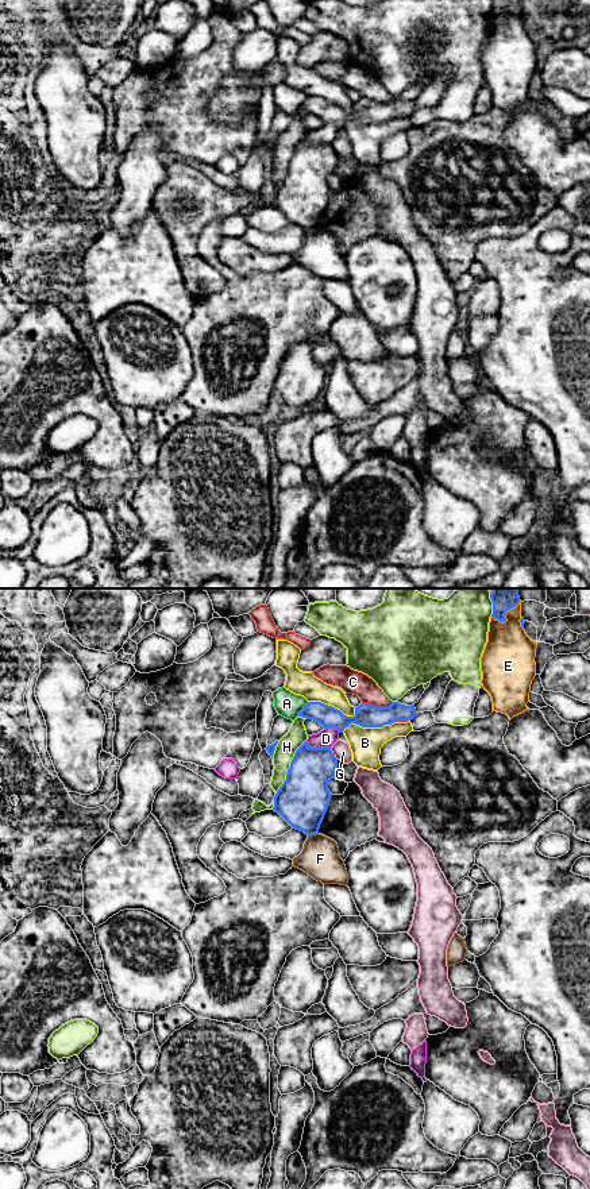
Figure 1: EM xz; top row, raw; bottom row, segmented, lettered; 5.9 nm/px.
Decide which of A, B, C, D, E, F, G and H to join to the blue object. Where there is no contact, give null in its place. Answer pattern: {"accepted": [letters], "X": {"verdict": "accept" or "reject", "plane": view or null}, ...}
{"accepted": [], "A": {"verdict": "reject", "plane": "xz"}, "B": {"verdict": "reject", "plane": "xz"}, "C": {"verdict": "reject", "plane": "xz"}, "D": {"verdict": "reject", "plane": "xz"}, "E": {"verdict": "reject", "plane": "xz"}, "F": {"verdict": "reject", "plane": "xz"}, "G": {"verdict": "reject", "plane": "xz"}, "H": {"verdict": "reject", "plane": "xz"}}

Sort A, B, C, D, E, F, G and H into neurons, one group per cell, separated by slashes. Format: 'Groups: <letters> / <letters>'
Groups: A / B / C / D / E / F / G / H

